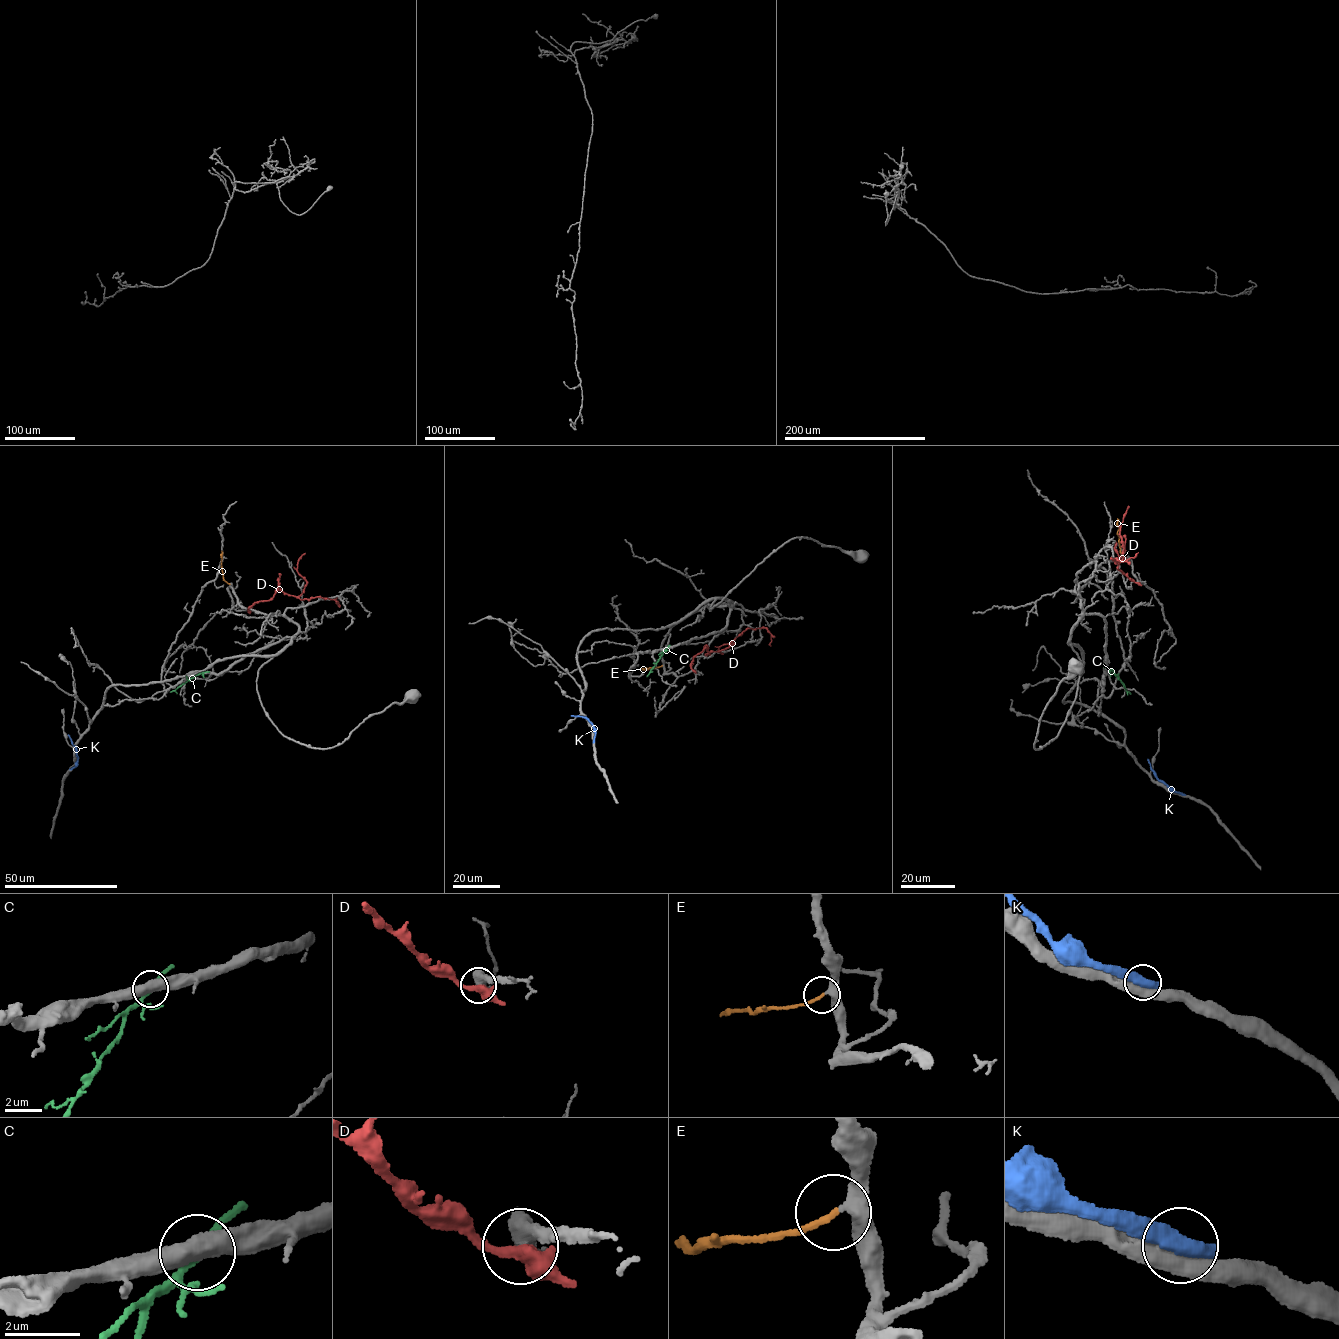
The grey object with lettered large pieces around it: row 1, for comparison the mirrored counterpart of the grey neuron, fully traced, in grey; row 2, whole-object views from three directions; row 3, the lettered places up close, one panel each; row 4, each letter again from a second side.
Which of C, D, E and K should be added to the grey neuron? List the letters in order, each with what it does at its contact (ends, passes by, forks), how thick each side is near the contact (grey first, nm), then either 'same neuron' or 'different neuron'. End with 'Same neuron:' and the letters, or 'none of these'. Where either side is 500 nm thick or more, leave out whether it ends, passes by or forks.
C: calibres 500 and 190 nm; different neuron
D: it passes by; calibres 460 and 460 nm; different neuron
E: it ends; calibres 400 and 160 nm; same neuron
K: calibres 550 and 550 nm; different neuron
Same neuron: E

